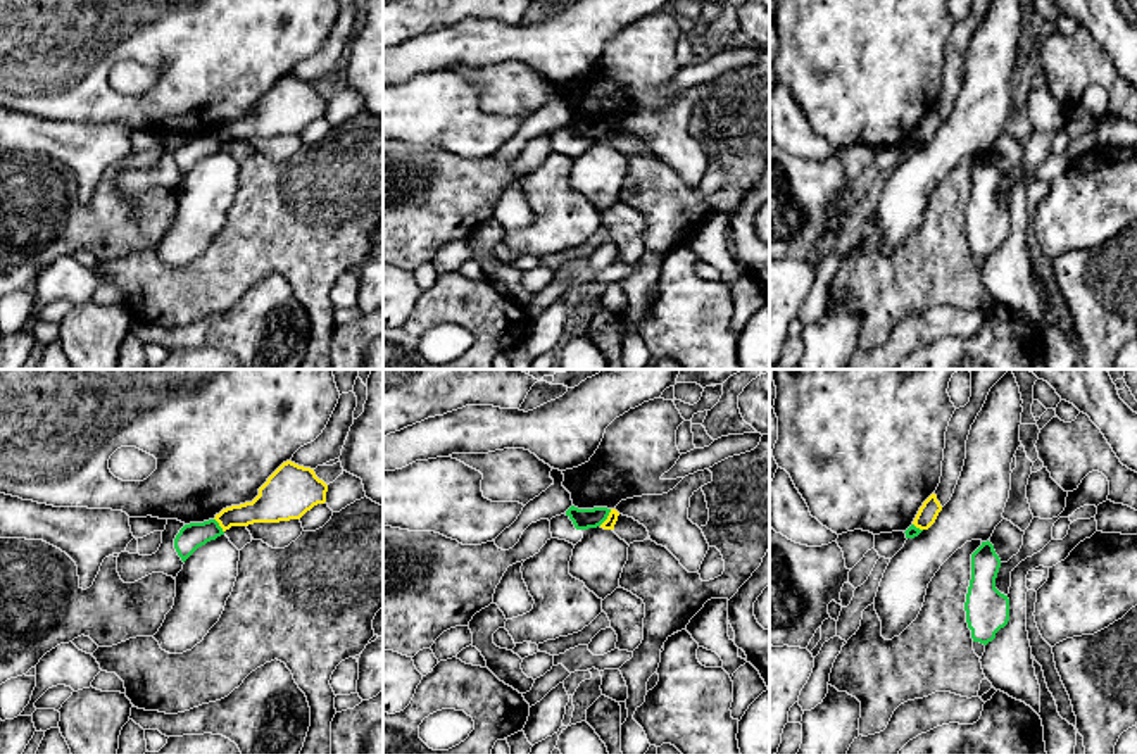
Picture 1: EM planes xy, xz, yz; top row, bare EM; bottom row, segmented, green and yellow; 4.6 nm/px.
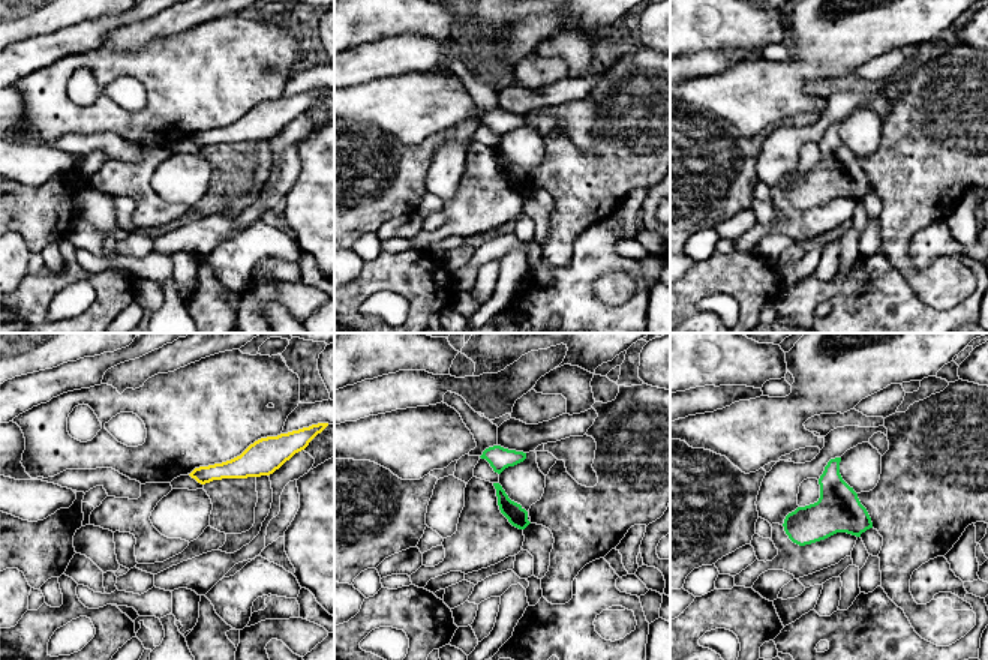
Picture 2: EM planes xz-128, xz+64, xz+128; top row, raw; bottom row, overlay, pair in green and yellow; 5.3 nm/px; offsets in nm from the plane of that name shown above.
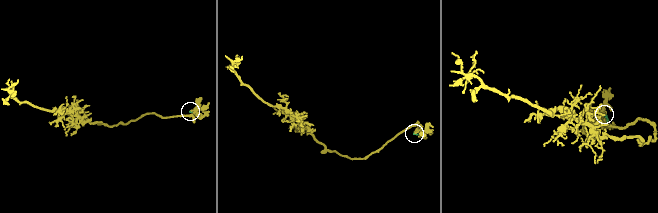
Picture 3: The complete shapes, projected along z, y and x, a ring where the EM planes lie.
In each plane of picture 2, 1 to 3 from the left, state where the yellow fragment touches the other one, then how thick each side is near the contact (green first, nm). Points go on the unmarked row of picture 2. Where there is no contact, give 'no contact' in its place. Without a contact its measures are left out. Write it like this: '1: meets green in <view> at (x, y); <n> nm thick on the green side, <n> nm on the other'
1: no contact
2: no contact
3: no contact

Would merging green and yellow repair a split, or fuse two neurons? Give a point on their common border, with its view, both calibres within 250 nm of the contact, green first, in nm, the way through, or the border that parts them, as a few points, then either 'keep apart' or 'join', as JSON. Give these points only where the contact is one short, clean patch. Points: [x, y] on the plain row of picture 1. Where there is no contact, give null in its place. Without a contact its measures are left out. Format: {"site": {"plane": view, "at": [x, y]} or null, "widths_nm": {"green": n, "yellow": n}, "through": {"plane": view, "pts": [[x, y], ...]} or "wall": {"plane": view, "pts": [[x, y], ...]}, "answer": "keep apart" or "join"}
{"site": {"plane": "xz", "at": [606, 131]}, "widths_nm": {"green": 100, "yellow": 50}, "wall": {"plane": "xz", "pts": [[611, 123], [599, 138]]}, "answer": "keep apart"}

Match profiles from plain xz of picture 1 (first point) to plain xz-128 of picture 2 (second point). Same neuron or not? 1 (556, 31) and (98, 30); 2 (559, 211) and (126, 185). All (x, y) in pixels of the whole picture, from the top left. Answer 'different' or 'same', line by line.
1: different
2: same

